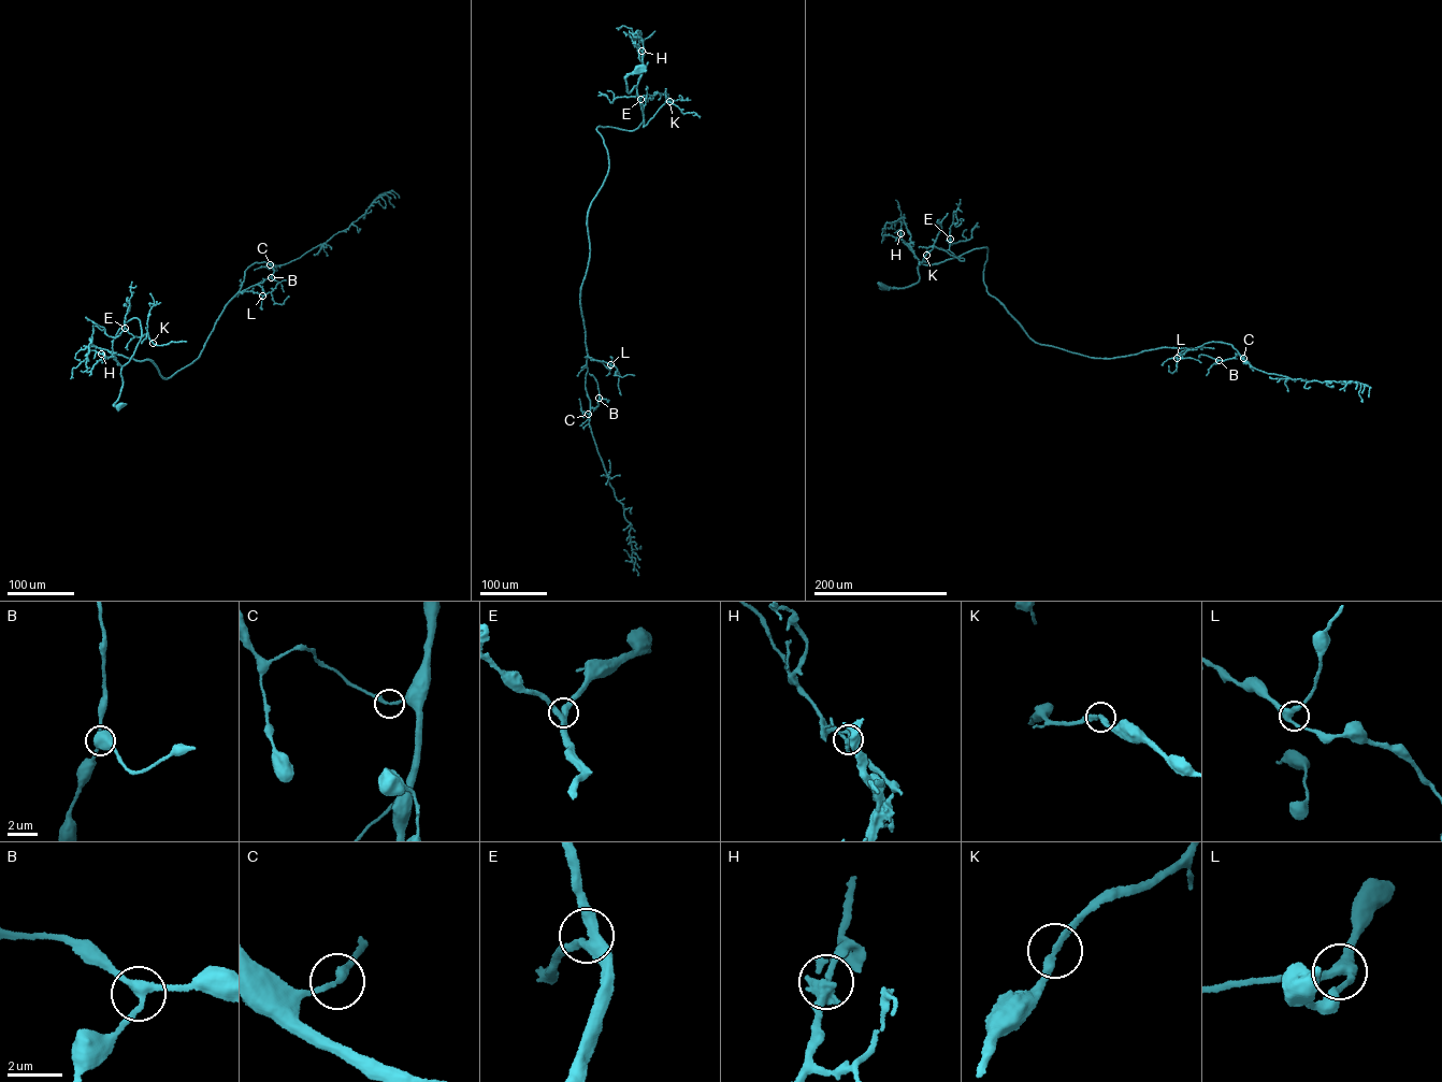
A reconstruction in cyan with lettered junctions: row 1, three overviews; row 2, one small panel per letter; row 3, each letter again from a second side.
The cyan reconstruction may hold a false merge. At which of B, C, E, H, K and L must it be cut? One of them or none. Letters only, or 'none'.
none

